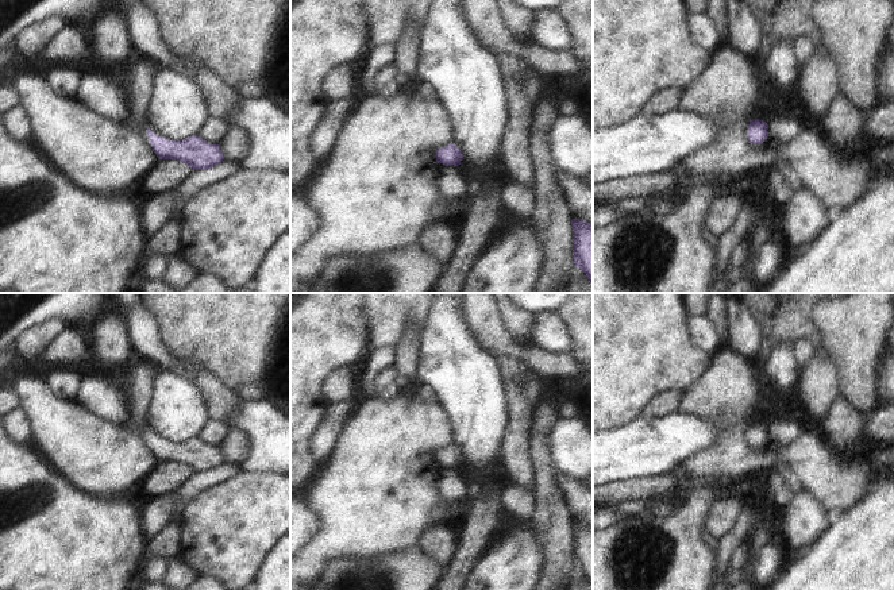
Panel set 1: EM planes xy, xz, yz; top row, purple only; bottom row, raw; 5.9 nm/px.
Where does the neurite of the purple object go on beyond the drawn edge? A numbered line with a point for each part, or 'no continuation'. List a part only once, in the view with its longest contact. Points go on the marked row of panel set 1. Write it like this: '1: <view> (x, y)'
no continuation

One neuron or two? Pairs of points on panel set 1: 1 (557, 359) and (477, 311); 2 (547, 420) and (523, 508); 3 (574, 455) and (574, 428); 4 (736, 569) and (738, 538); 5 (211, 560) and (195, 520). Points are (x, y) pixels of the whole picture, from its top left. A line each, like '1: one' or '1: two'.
1: one
2: two
3: one
4: two
5: one

